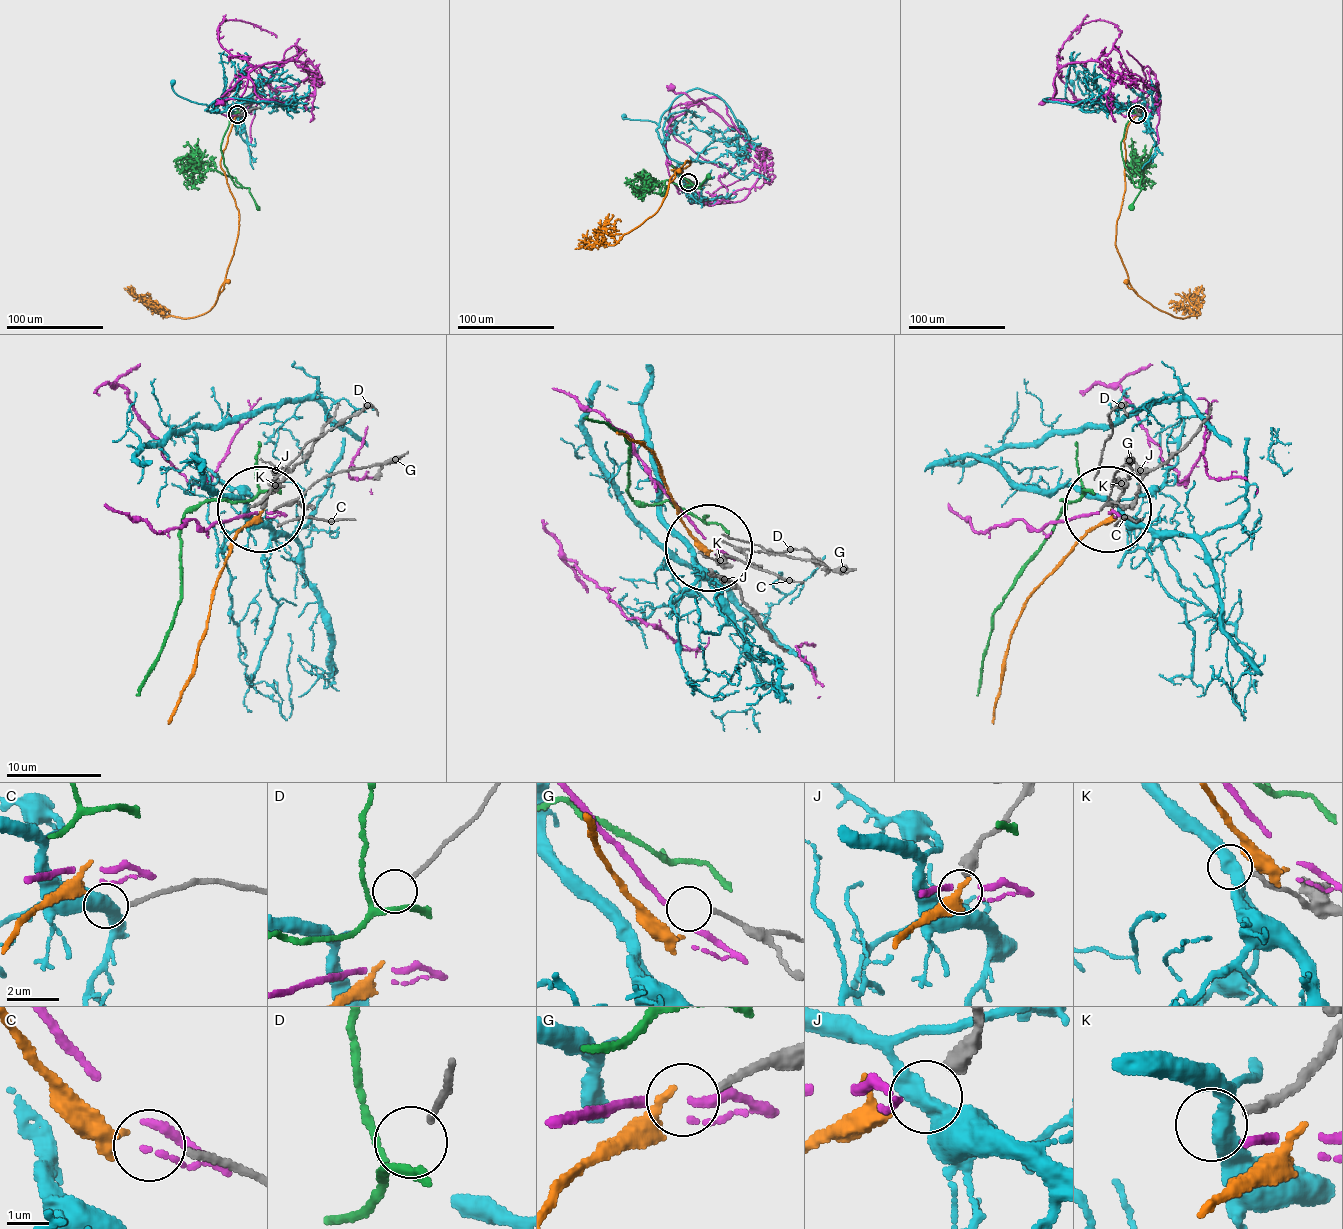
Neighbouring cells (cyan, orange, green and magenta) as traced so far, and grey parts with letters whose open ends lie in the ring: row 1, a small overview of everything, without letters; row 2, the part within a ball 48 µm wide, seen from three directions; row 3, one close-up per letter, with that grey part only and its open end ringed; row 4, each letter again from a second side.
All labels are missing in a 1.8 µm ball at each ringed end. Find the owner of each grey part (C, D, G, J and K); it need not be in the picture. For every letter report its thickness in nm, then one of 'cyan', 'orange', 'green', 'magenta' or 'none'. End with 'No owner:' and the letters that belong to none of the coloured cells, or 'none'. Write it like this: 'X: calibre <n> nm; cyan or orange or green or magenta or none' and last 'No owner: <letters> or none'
C: calibre 160 nm; none
D: calibre 140 nm; none
G: calibre 150 nm; none
J: calibre 400 nm; orange
K: calibre 190 nm; none
No owner: C, D, G, K

